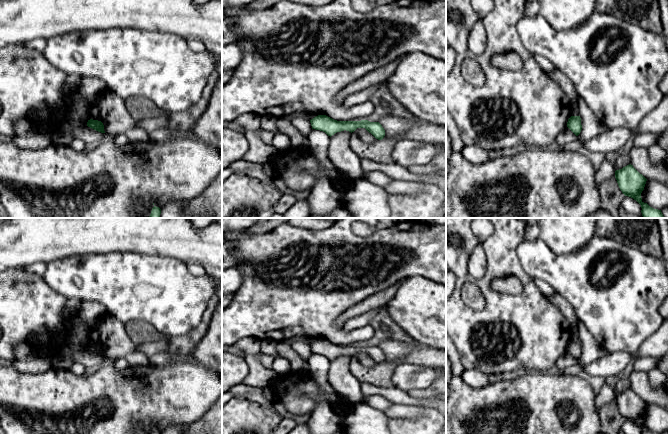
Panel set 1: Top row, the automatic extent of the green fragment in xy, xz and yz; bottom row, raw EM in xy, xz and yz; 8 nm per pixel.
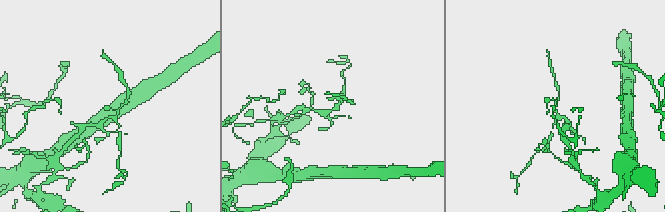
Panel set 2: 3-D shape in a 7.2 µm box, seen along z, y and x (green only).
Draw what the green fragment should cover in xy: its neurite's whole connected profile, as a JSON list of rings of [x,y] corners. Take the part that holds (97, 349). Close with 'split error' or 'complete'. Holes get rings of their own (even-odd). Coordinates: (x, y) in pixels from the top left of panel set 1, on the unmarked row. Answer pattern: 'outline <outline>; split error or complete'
outline [[[90,343],[87,346],[87,350],[98,356],[105,357],[104,349],[101,345]]]; complete

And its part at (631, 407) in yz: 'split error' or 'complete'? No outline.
complete

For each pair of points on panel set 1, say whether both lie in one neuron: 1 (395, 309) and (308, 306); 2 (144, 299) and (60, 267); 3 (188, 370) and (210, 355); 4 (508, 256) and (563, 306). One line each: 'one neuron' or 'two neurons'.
1: two neurons
2: one neuron
3: two neurons
4: two neurons

